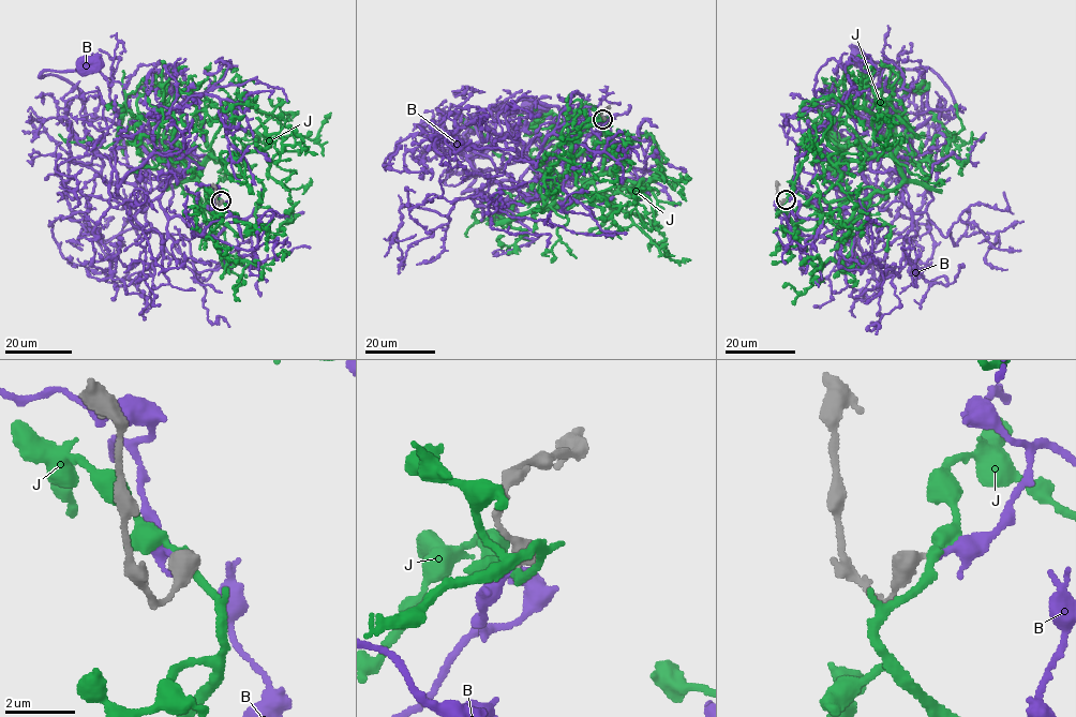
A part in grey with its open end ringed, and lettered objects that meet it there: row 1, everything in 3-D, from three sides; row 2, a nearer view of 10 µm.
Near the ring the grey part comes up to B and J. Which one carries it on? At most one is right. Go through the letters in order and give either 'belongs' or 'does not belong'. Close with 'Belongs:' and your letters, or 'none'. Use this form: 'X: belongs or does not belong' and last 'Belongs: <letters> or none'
B: belongs
J: does not belong
Belongs: B

